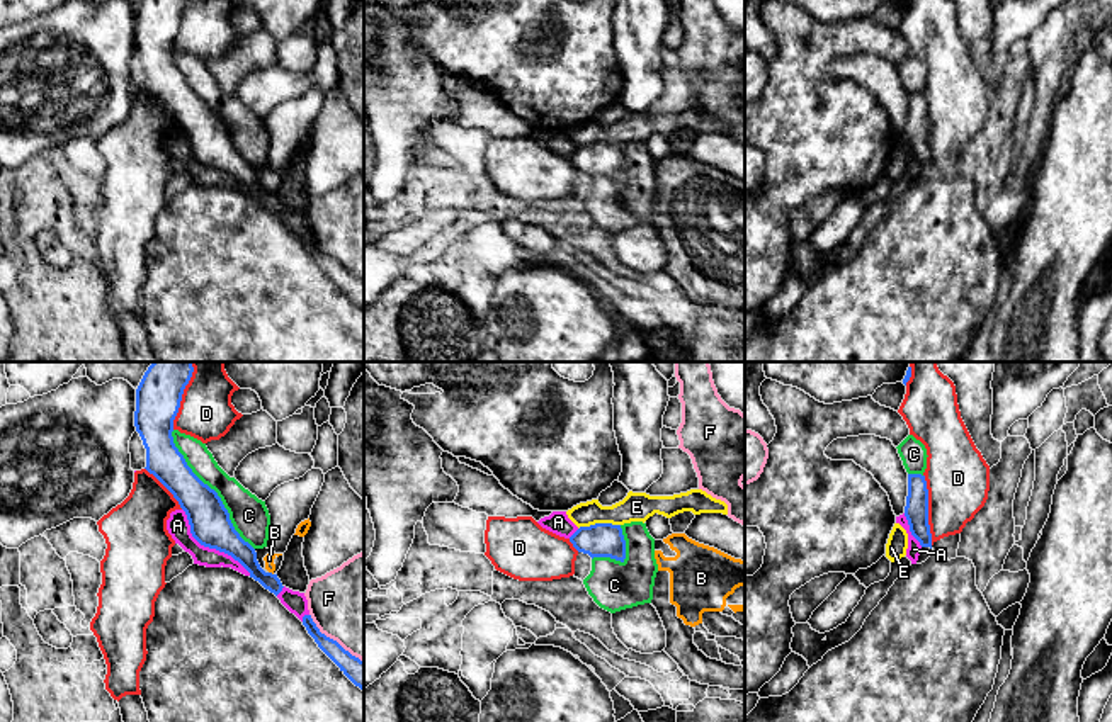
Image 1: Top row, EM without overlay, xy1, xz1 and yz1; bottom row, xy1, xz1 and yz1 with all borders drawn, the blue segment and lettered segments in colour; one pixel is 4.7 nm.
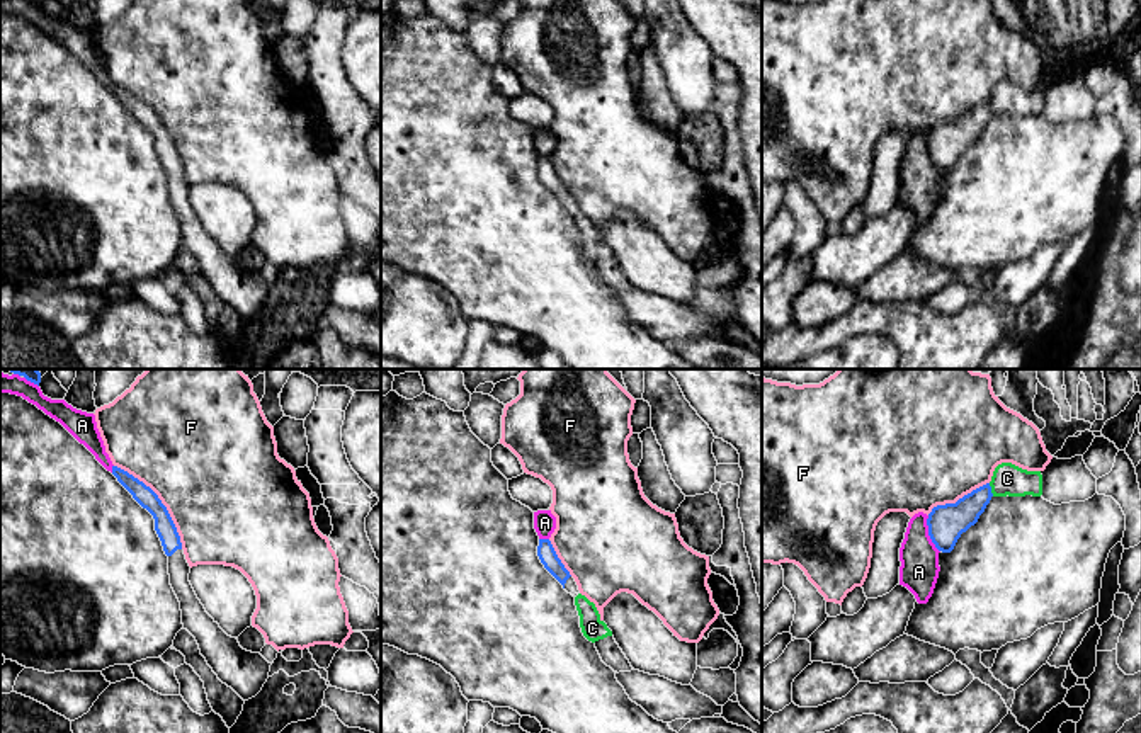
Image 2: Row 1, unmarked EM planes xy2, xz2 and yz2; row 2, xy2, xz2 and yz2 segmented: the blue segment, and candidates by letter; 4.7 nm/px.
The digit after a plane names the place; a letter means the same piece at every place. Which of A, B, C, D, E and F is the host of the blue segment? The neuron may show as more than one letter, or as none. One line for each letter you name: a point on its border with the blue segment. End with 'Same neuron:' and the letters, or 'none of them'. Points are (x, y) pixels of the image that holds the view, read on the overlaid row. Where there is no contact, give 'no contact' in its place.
Same neuron: none of them

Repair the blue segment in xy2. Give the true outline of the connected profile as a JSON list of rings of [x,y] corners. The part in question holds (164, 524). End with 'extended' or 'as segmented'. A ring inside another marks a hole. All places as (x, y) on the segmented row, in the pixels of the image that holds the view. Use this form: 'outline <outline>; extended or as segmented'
outline [[[112,466],[112,474],[155,519],[155,531],[168,556],[170,585],[180,602],[182,624],[197,641],[201,655],[243,701],[255,697],[269,679],[270,665],[260,653],[247,651],[206,612],[190,582],[177,527],[158,495],[128,471]]]; extended

